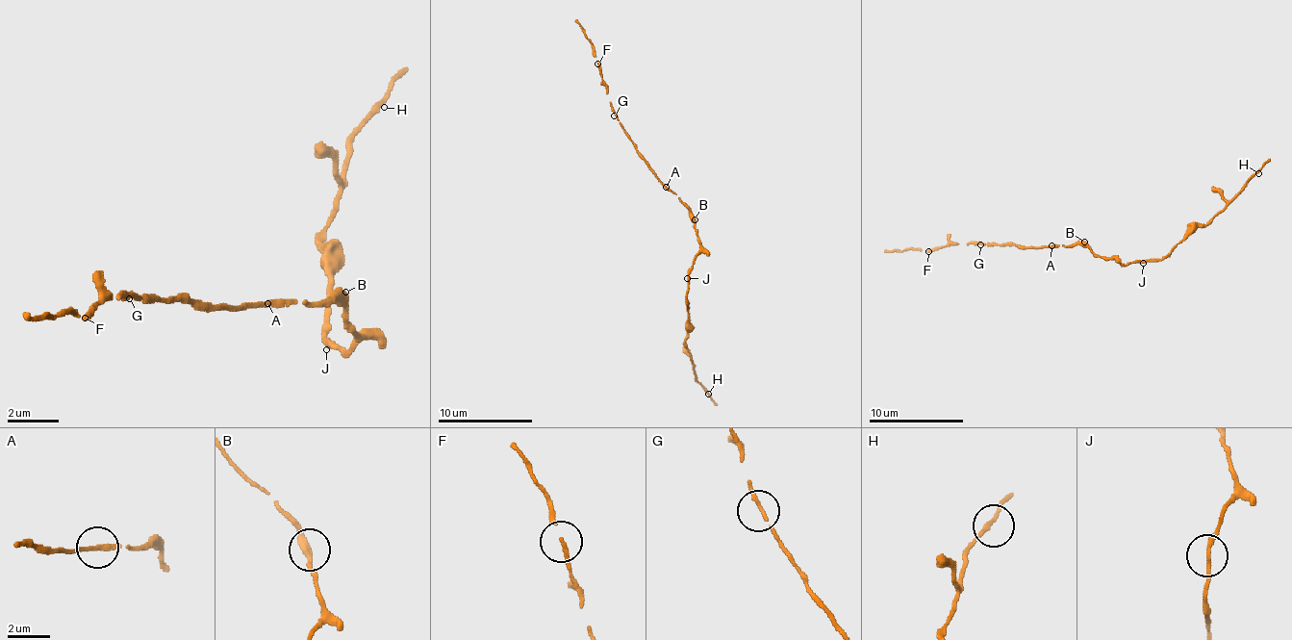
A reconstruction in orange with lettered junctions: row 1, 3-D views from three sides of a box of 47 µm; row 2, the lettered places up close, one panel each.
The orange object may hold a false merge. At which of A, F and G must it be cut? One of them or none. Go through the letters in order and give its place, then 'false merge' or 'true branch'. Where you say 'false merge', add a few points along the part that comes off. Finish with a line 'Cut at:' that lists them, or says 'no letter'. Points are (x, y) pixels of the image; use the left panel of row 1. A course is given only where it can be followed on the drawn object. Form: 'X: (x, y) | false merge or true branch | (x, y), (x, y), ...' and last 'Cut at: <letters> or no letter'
A: (267, 303) | true branch
F: (85, 318) | true branch
G: (129, 298) | true branch
Cut at: no letter

